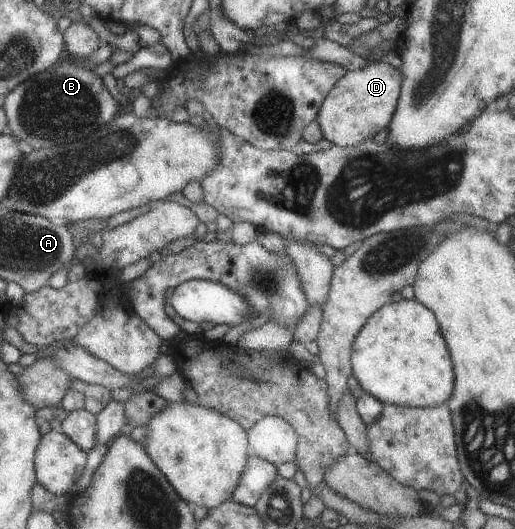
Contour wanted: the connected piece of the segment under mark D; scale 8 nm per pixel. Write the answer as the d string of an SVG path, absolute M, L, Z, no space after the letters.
M387 60L369 62L361 69L348 71L333 85L333 89L323 99L316 121L323 138L332 144L353 147L371 139L388 127L401 91L400 69L393 67Z

